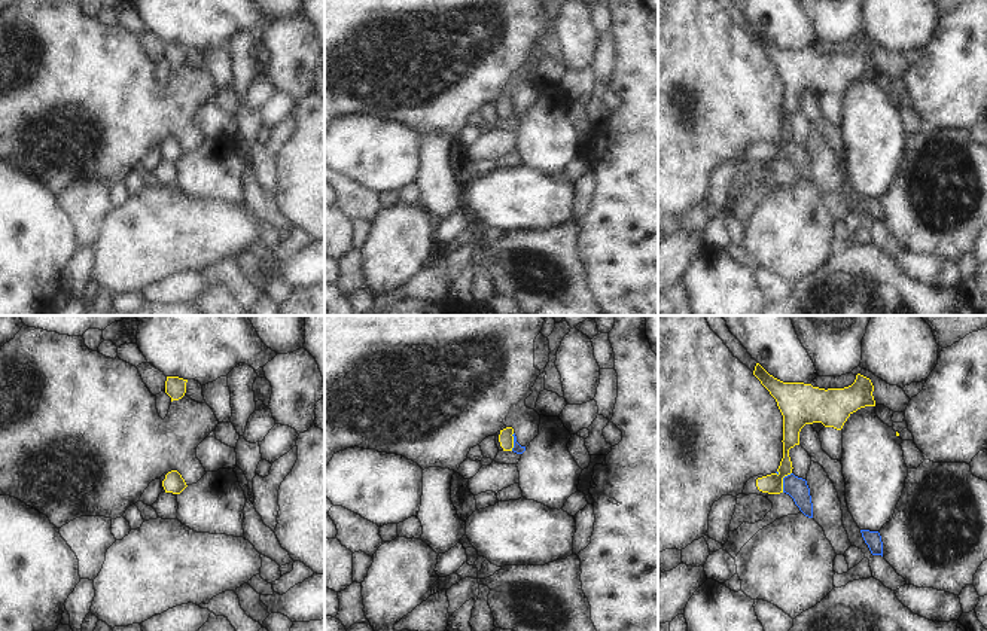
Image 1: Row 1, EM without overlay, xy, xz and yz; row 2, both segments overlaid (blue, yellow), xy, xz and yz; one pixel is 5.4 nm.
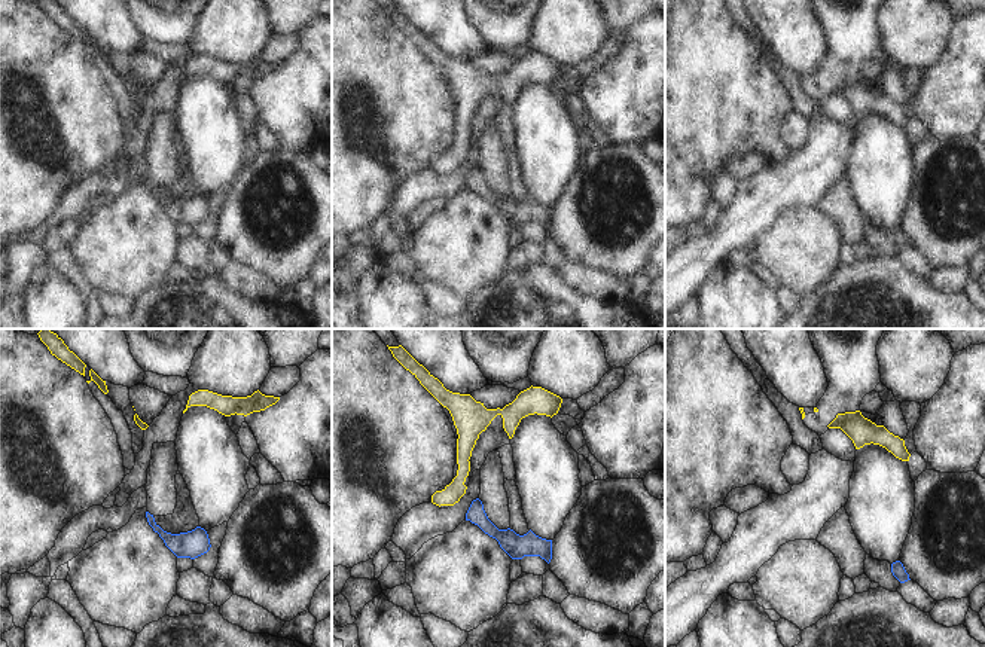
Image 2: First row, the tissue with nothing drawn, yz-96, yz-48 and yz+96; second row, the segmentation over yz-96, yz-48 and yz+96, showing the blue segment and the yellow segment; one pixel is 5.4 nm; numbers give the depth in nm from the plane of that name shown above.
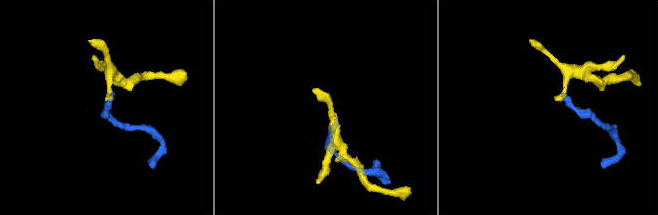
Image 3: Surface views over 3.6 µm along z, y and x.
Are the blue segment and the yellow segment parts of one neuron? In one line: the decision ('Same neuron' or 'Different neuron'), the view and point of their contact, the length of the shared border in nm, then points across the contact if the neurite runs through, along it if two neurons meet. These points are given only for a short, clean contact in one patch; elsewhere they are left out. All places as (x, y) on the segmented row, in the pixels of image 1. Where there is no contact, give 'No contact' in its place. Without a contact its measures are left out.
Different neuron. Touches blue at yz (783, 481). Shared border 120 nm. Boundary: yz (791, 472), (783, 478), (782, 491)

